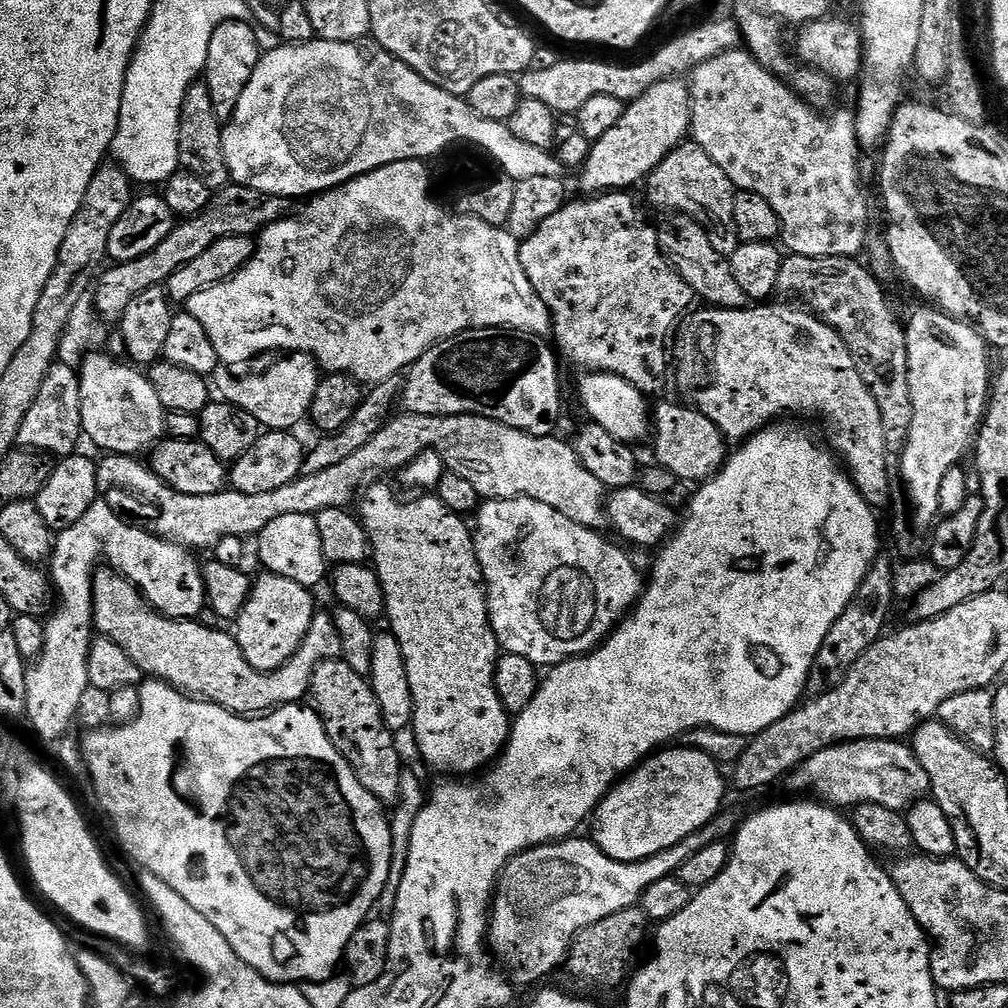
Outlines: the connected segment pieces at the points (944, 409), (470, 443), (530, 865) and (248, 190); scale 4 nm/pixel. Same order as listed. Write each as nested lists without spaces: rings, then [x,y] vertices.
[[[935,306],[924,307],[928,308],[918,309],[909,320],[906,320],[906,354],[908,355],[908,373],[910,374],[910,398],[914,402],[914,423],[910,425],[910,434],[904,451],[899,453],[898,456],[898,460],[900,460],[900,476],[904,479],[902,491],[908,501],[912,527],[920,534],[923,534],[924,531],[924,533],[927,533],[937,523],[938,517],[941,515],[938,497],[940,497],[942,478],[946,478],[946,473],[961,463],[960,459],[963,458],[964,451],[967,448],[969,451],[973,447],[981,421],[984,419],[985,409],[988,407],[990,391],[990,376],[988,378],[988,352],[990,353],[990,348],[984,337],[967,319],[959,316],[950,316],[947,312],[942,312]]]
[[[405,411],[404,416],[400,415],[393,415],[386,426],[382,426],[382,430],[378,430],[378,434],[374,434],[374,438],[366,442],[366,446],[362,446],[362,450],[350,454],[350,458],[338,462],[338,466],[330,466],[330,470],[322,470],[309,476],[301,474],[294,482],[281,486],[279,490],[270,490],[267,494],[242,494],[235,490],[225,490],[213,496],[178,494],[168,484],[164,484],[162,478],[158,478],[158,474],[154,474],[151,467],[145,461],[143,464],[140,458],[111,454],[105,455],[104,461],[101,459],[96,465],[98,486],[116,512],[128,514],[132,504],[137,504],[140,508],[153,508],[156,511],[156,521],[150,528],[162,539],[170,540],[173,544],[182,544],[189,550],[212,550],[224,536],[255,537],[266,526],[270,526],[274,518],[282,518],[282,514],[310,514],[316,517],[322,510],[348,508],[351,500],[353,499],[353,503],[361,490],[383,477],[380,476],[383,472],[399,473],[401,468],[414,462],[420,452],[433,448],[444,459],[445,469],[466,478],[466,482],[471,482],[474,490],[478,490],[484,500],[513,500],[525,496],[538,502],[546,502],[546,506],[554,506],[558,514],[566,514],[566,518],[570,518],[570,522],[578,522],[578,526],[600,530],[608,524],[606,489],[602,482],[598,482],[598,478],[594,478],[594,474],[590,474],[590,470],[586,470],[586,466],[582,466],[578,454],[567,439],[559,440],[559,435],[556,434],[526,434],[514,426],[506,426],[485,416],[427,416],[409,411]]]
[[[721,811],[720,815],[702,830],[670,846],[670,850],[662,850],[662,854],[654,854],[650,858],[629,864],[623,864],[602,854],[600,847],[588,838],[569,838],[557,840],[554,844],[540,844],[537,848],[528,848],[525,852],[513,856],[512,861],[500,874],[490,909],[488,946],[495,963],[517,985],[532,984],[535,980],[550,975],[559,964],[561,967],[567,961],[568,949],[572,946],[573,938],[582,930],[586,930],[586,926],[594,926],[594,922],[602,922],[602,918],[610,918],[610,914],[618,914],[618,910],[637,907],[644,897],[645,890],[654,886],[654,882],[662,882],[662,878],[667,876],[676,876],[680,867],[691,856],[698,854],[698,850],[717,843],[721,838],[731,837],[740,827],[742,820],[728,811]]]
[[[229,182],[224,188],[215,189],[204,209],[176,222],[166,238],[162,239],[154,250],[147,251],[133,261],[113,263],[110,266],[112,268],[105,267],[99,273],[94,284],[94,307],[97,314],[104,322],[119,322],[126,314],[126,306],[130,306],[130,302],[134,302],[134,298],[138,298],[142,290],[167,285],[174,270],[182,270],[186,262],[200,257],[209,246],[214,246],[214,242],[222,238],[255,237],[263,232],[266,226],[285,219],[293,211],[292,204],[293,201],[289,197],[262,194],[262,190],[254,190],[250,186],[242,186],[235,182]]]

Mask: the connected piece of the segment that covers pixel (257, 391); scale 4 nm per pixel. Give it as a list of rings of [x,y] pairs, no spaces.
[[[293,352],[280,359],[284,360],[270,365],[257,376],[235,376],[231,367],[217,367],[214,388],[223,403],[238,406],[246,410],[246,414],[254,414],[261,429],[287,432],[295,429],[295,424],[300,424],[303,420],[305,423],[309,419],[314,394],[322,379],[322,369],[315,358],[306,352]]]

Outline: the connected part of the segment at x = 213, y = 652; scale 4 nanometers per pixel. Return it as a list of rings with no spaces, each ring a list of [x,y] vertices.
[[[107,566],[97,567],[92,573],[92,623],[99,635],[118,642],[149,677],[164,680],[197,700],[210,700],[236,716],[249,718],[271,713],[286,704],[301,703],[311,693],[314,670],[322,662],[338,660],[344,655],[335,615],[320,610],[295,654],[278,670],[259,672],[246,662],[231,631],[207,628],[197,619],[175,620],[173,616],[163,616],[136,585]]]

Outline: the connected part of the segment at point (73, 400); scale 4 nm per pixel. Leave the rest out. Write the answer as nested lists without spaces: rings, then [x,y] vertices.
[[[57,362],[46,374],[42,382],[42,390],[38,390],[38,398],[34,398],[30,410],[26,410],[26,418],[22,418],[16,443],[24,450],[35,450],[63,458],[77,451],[76,443],[79,440],[82,440],[80,374],[77,369]]]

